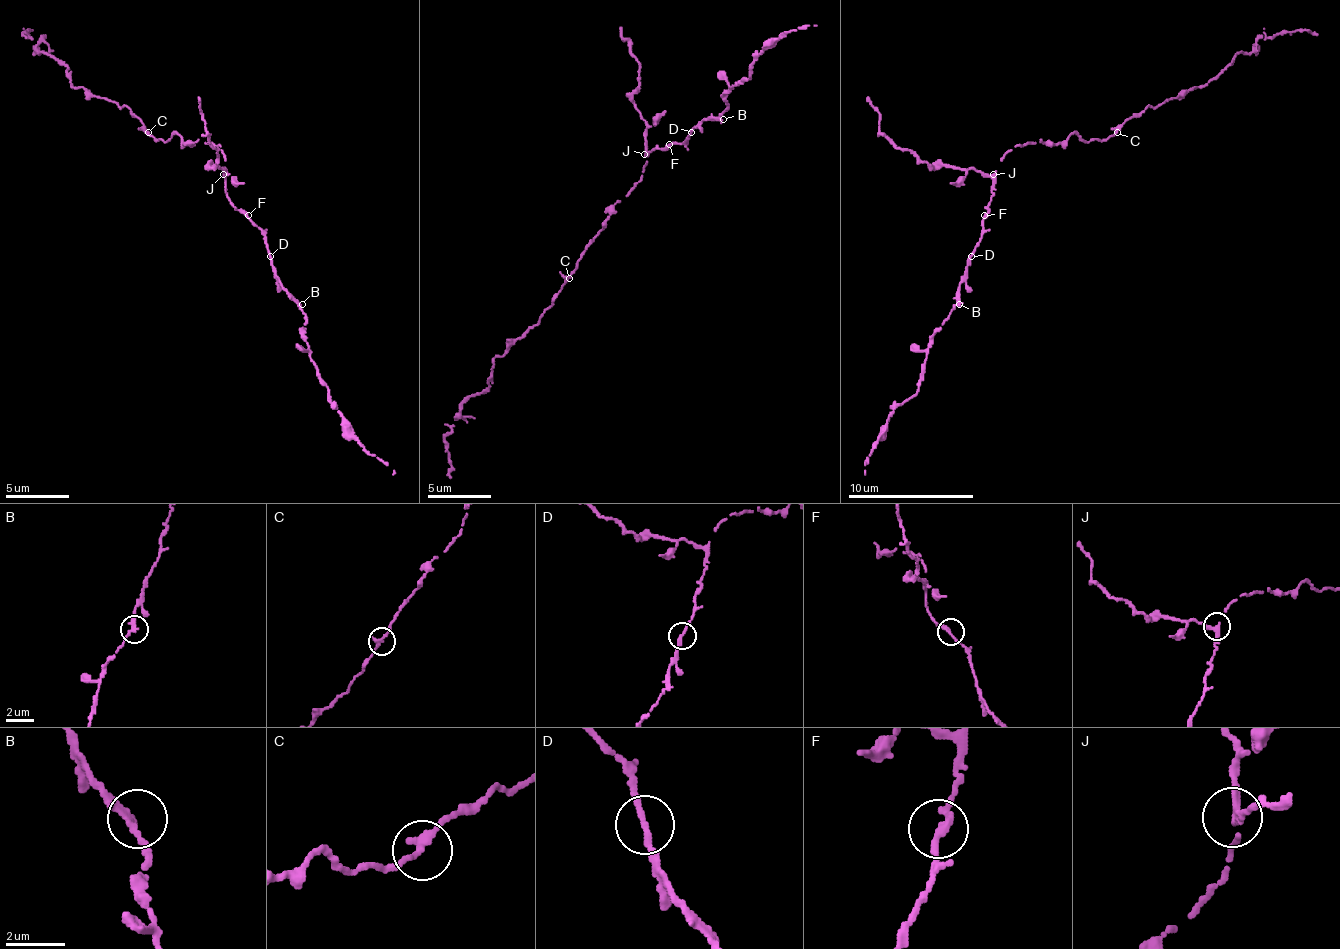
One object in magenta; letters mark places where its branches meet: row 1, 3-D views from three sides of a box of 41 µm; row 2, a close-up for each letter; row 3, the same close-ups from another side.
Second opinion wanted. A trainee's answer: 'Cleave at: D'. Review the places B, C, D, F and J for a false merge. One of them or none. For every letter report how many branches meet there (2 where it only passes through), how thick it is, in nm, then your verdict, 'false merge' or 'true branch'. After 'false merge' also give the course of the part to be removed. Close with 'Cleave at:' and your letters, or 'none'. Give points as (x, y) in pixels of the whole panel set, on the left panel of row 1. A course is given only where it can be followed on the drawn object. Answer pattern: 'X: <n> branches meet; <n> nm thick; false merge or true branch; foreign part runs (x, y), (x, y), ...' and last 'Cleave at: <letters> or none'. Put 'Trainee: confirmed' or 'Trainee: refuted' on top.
Trainee: refuted
B: 2 branches meet; 260 nm thick; true branch
C: 2 branches meet; 280 nm thick; true branch
D: 2 branches meet; 240 nm thick; true branch
F: 2 branches meet; 280 nm thick; true branch
J: 3 branches meet; 220 nm thick; true branch
Cleave at: none

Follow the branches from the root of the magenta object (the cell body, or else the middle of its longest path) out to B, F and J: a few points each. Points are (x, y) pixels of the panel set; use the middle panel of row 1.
B: (641, 173), (647, 160), (644, 157), (650, 151), (685, 141), (704, 119), (723, 119)
F: (641, 173), (647, 154), (669, 144)
J: (641, 173), (647, 160), (644, 154)

